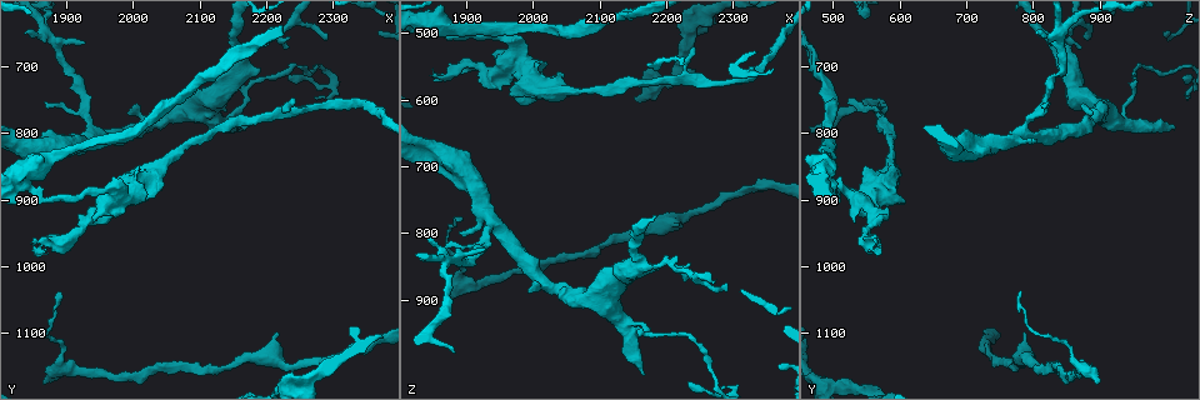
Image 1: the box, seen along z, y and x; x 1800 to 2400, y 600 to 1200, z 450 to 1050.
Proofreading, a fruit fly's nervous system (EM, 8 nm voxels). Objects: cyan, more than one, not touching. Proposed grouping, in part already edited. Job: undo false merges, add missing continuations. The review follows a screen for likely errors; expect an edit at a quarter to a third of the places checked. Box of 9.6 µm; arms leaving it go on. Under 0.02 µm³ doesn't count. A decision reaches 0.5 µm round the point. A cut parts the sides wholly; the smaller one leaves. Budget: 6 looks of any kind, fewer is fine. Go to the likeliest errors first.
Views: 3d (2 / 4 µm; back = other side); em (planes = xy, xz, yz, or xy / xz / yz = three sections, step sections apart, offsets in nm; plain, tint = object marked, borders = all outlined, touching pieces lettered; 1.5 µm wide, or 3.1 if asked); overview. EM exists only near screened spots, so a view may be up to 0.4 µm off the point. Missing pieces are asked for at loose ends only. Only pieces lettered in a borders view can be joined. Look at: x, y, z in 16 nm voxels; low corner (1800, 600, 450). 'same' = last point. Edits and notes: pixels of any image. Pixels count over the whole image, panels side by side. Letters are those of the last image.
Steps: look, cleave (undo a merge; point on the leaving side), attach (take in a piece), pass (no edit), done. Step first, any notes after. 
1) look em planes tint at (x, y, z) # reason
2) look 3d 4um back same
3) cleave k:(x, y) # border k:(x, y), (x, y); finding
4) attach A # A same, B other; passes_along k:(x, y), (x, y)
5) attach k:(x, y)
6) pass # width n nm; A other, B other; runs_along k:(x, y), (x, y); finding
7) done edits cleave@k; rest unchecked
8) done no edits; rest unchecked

look em planes tint at (2160, 795, 1015) # an open end

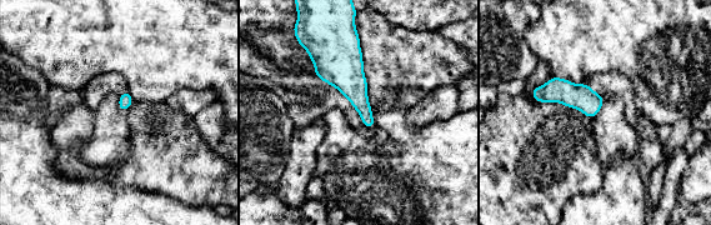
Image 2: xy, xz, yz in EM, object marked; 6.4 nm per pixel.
look em planes borders same # what lies round it

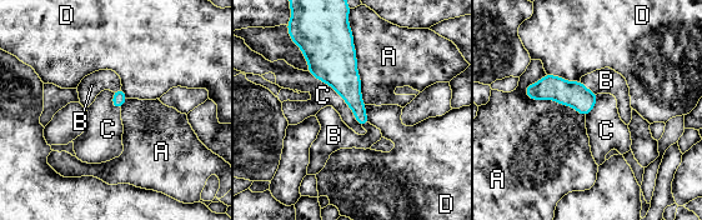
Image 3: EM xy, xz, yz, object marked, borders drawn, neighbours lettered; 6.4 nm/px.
attach B # A other, B same, C other, D other; the cell continues

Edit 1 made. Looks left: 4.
look overview

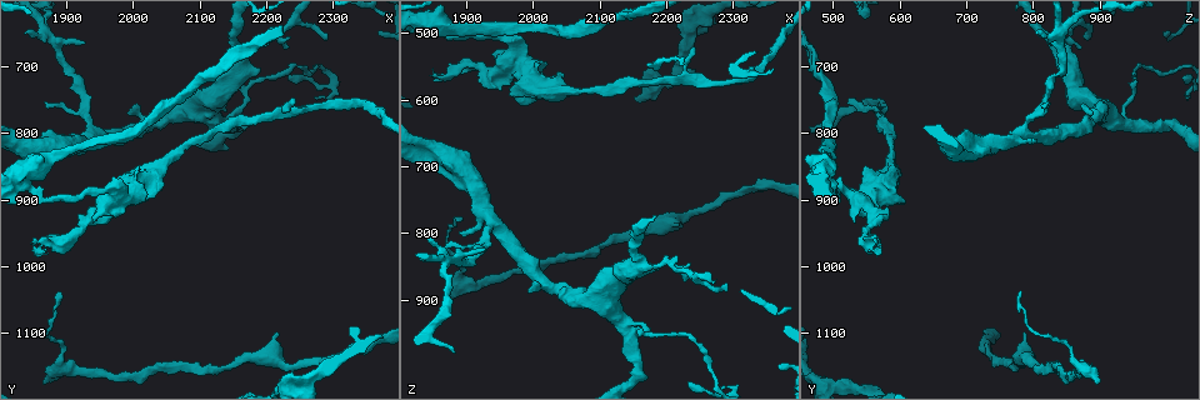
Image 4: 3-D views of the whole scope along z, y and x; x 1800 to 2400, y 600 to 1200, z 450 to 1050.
look 3d 2um at (1870, 755, 825) # an open end

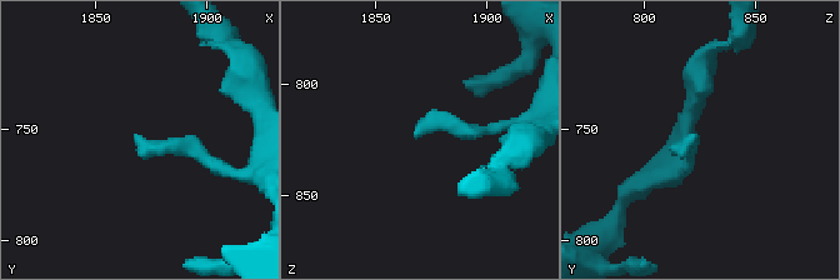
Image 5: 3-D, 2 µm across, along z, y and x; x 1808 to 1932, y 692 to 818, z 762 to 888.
look em xz step 8 borders at (1867, 754, 823) # now the EM

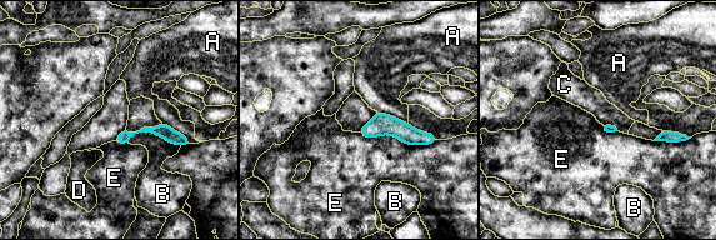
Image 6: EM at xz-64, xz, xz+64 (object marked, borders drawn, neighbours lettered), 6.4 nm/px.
pass # width 80 nm; A other, B other, C other, D other, E other; runs_along 6:(364, 130), (400, 129), (430, 140); none of them fits

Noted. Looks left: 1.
done edits attach@3; rest unchecked

